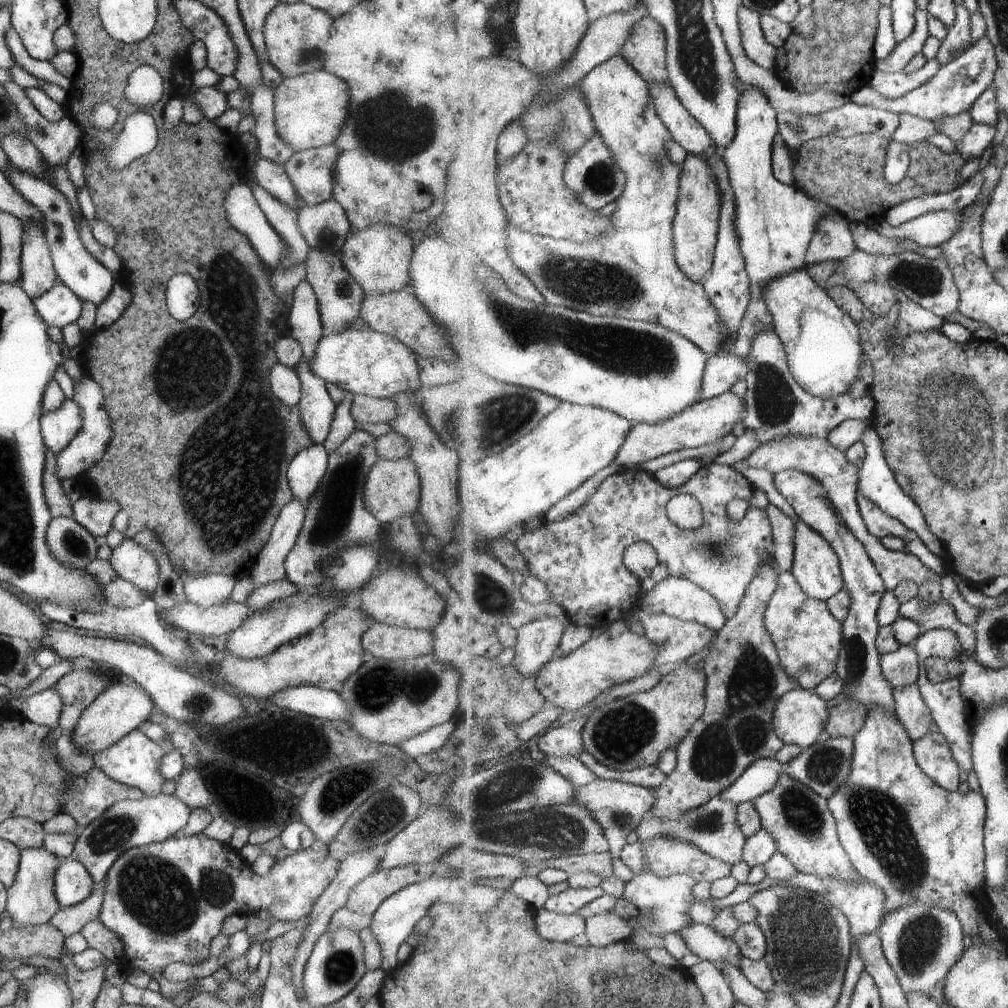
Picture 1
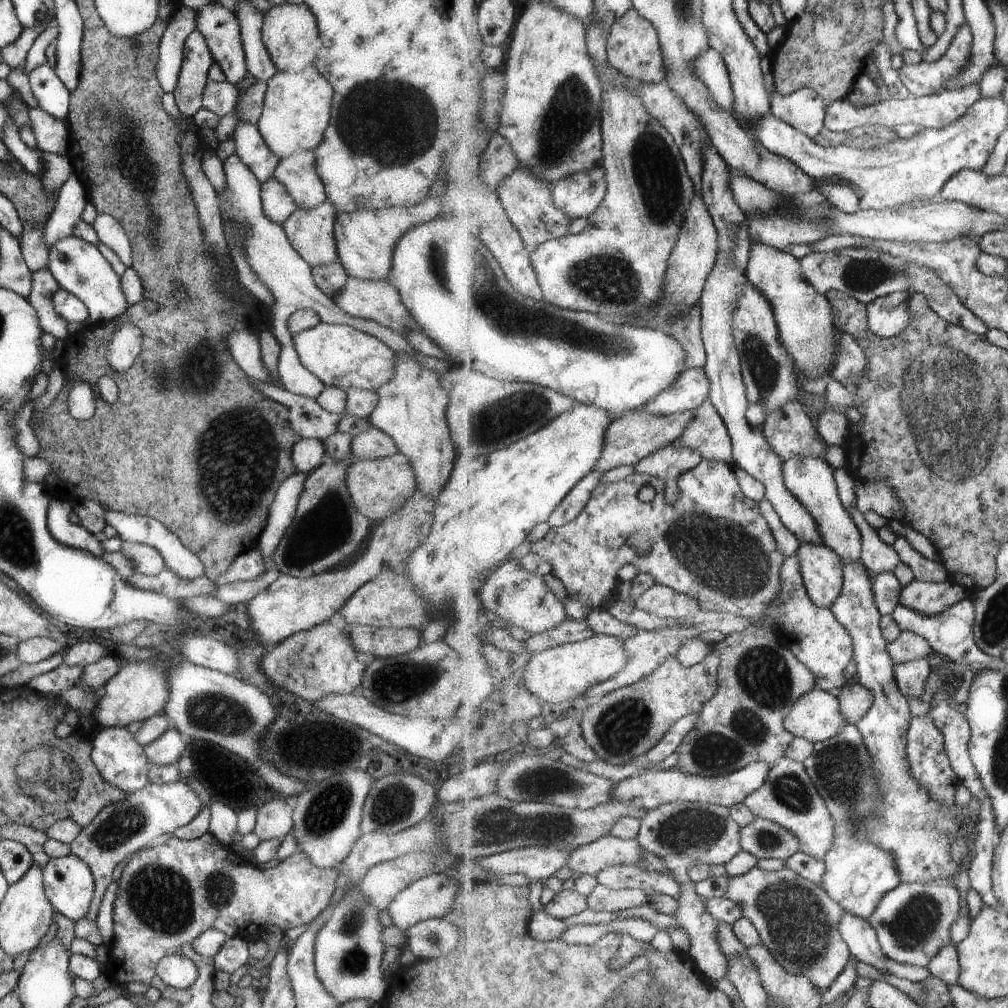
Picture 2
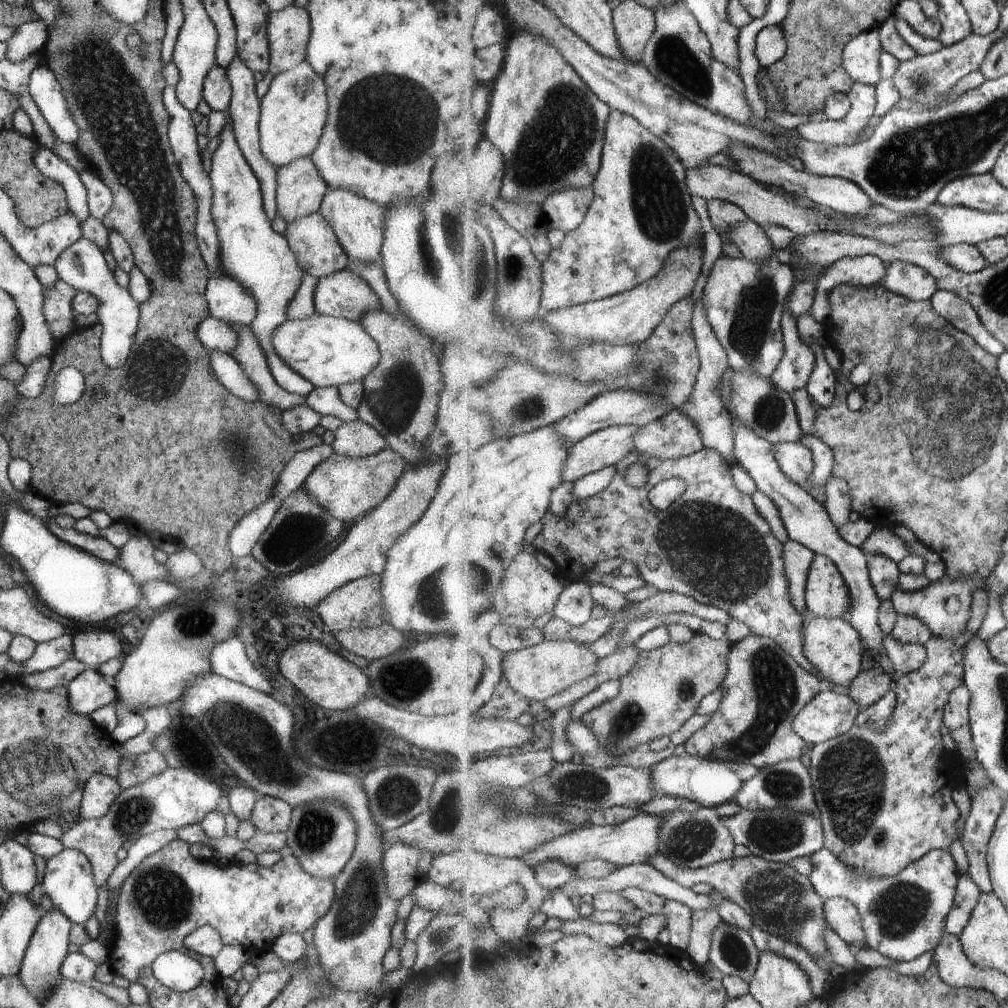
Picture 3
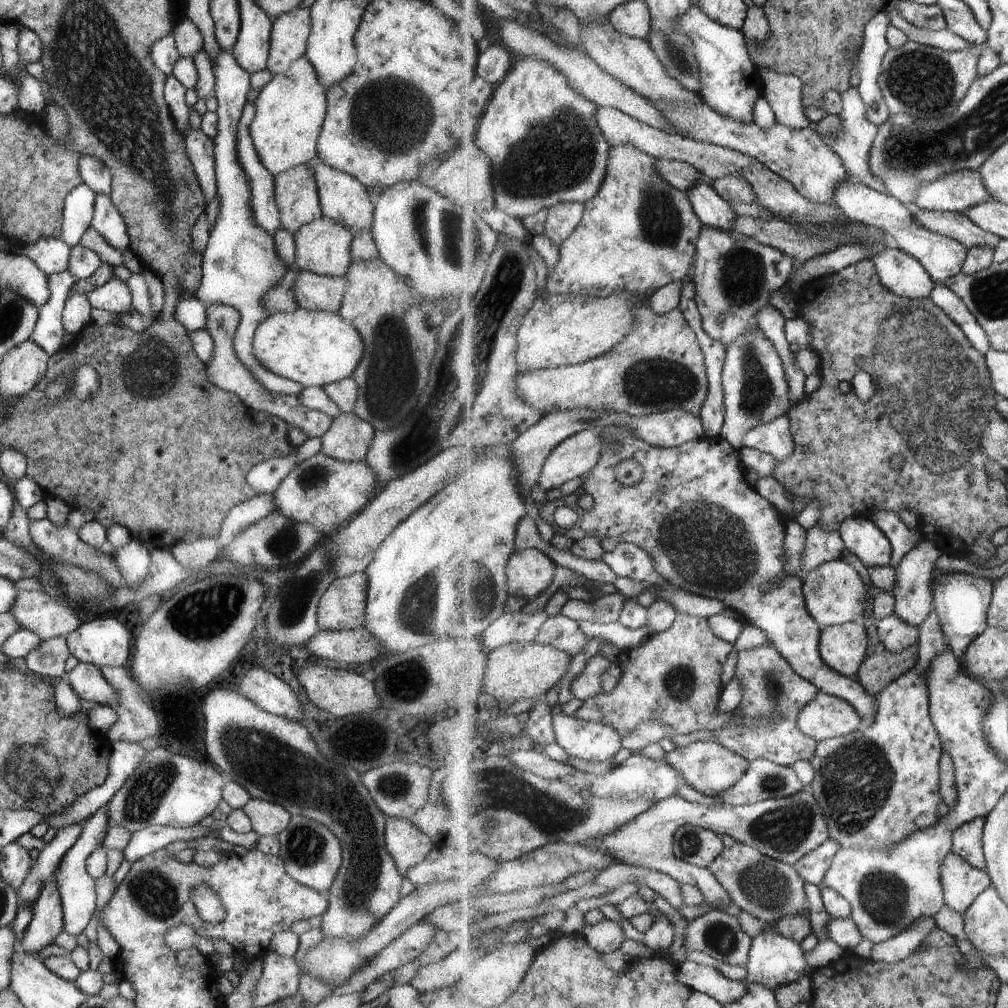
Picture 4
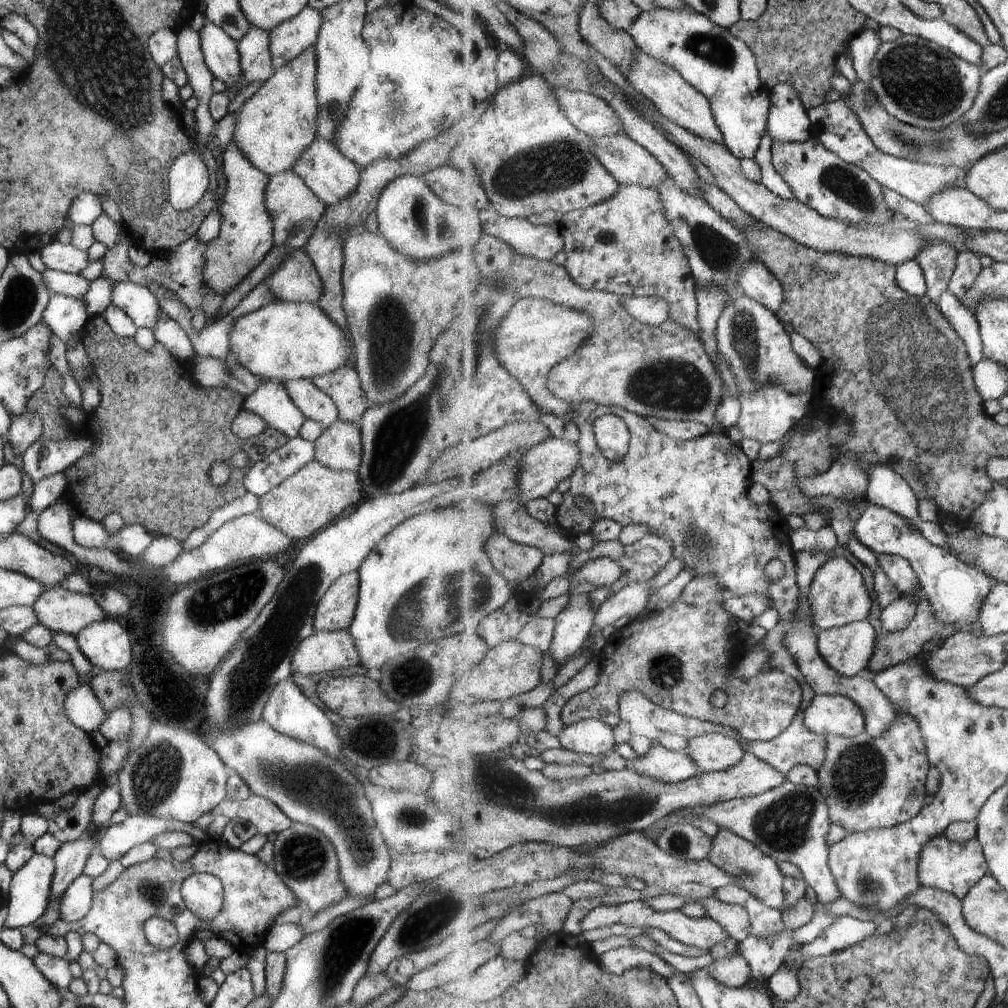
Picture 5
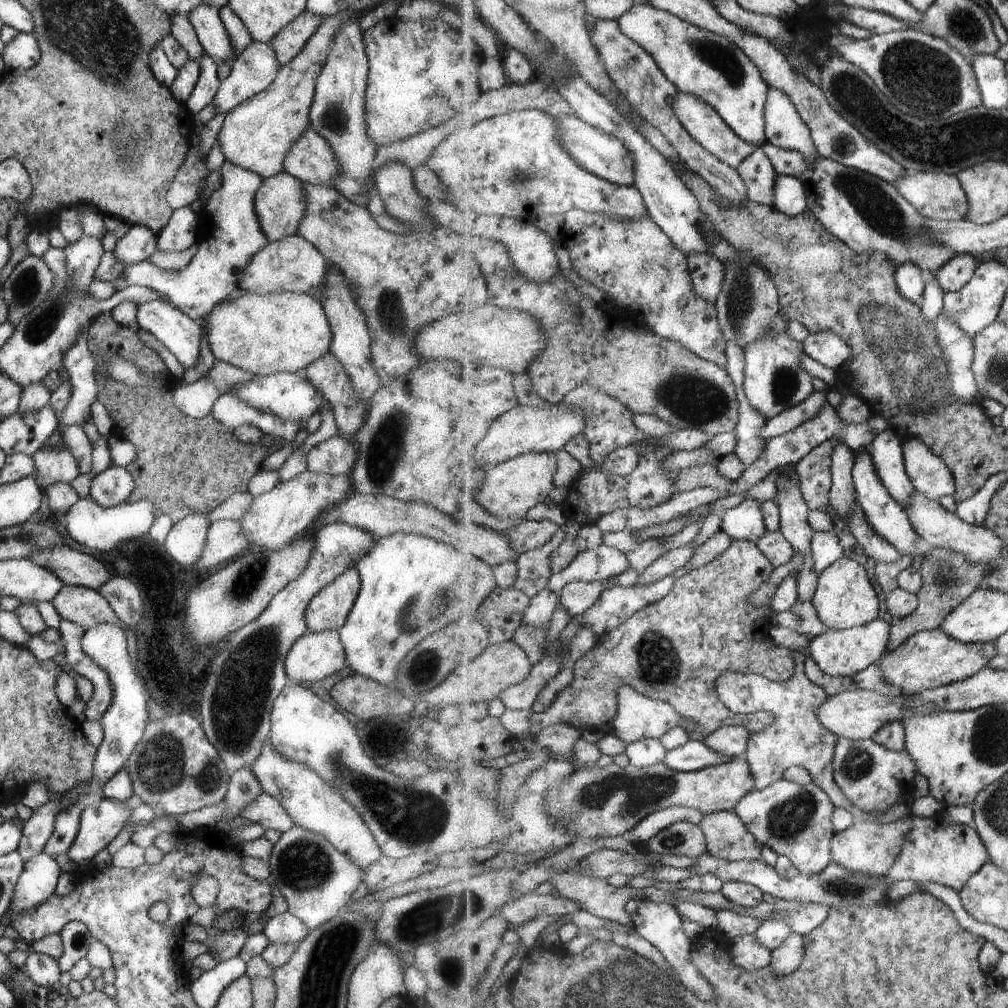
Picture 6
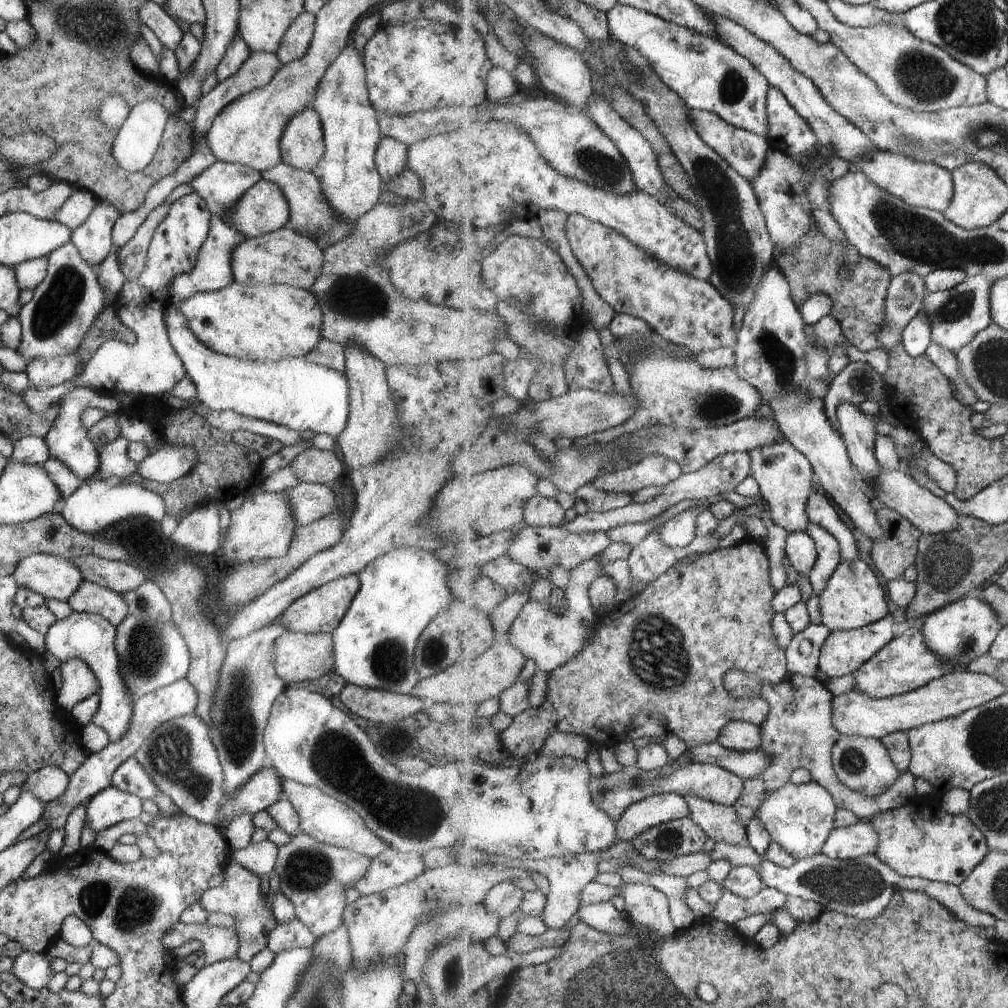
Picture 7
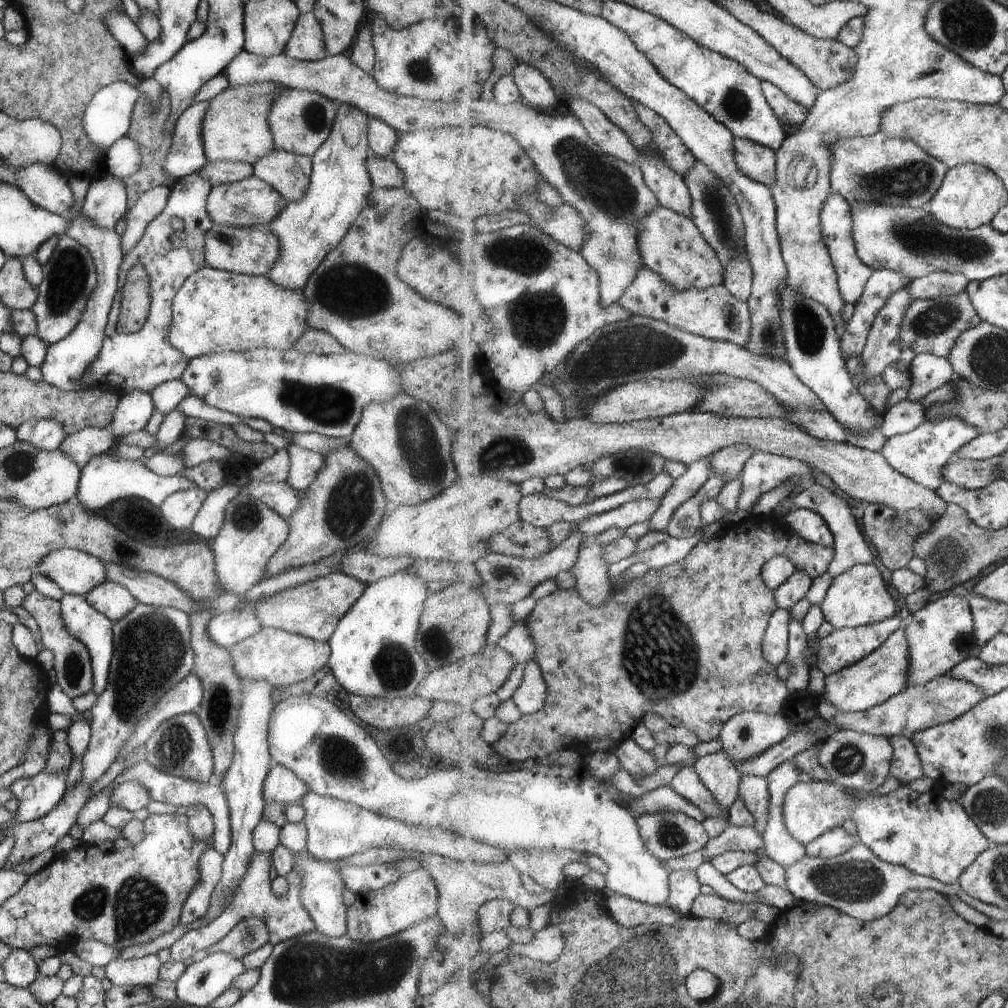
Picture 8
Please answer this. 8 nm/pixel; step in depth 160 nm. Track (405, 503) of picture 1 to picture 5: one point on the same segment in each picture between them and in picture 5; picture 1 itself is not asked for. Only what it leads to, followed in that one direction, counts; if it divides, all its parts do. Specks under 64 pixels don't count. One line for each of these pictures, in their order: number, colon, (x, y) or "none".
2: (376, 487)
3: (347, 488)
4: (323, 492)
5: (307, 501)

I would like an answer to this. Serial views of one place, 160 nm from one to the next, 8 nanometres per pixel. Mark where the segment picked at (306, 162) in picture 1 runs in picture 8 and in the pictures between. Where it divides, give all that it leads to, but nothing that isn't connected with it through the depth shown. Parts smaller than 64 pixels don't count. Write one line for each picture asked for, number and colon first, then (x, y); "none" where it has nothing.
2: (296, 173)
3: (300, 190)
4: (295, 194)
5: (293, 209)
6: (279, 203)
7: (262, 208)
8: (250, 201)

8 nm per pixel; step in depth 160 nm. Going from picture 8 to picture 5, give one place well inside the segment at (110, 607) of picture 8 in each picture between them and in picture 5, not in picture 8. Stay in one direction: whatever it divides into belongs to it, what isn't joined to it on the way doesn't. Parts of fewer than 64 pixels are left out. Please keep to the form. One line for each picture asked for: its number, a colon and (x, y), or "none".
5: (61, 611)
6: (85, 607)
7: (88, 597)

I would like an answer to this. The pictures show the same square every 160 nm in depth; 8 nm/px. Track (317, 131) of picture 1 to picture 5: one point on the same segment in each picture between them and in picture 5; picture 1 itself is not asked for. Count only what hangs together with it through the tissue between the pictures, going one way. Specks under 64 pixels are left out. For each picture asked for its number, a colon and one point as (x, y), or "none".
2: (295, 112)
3: (293, 111)
4: (289, 110)
5: (277, 122)

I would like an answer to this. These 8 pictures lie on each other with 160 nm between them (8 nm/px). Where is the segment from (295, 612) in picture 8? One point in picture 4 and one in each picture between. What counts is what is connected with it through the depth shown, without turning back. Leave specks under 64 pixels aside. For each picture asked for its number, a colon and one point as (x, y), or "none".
4: (341, 605)
5: (334, 611)
6: (327, 610)
7: (319, 611)

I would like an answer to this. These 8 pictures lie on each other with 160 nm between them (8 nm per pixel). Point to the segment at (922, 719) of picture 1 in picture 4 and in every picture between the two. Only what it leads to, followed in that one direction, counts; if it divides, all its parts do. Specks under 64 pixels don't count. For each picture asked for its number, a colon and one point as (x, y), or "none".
2: (911, 676)
3: (906, 658)
4: (897, 637)

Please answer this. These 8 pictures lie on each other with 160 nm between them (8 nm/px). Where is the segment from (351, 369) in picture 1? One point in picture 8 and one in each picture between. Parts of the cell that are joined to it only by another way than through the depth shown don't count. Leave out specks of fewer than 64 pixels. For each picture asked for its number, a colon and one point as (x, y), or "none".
2: (338, 356)
3: (326, 351)
4: (314, 348)
5: (281, 341)
6: (263, 334)
7: (271, 322)
8: (213, 310)

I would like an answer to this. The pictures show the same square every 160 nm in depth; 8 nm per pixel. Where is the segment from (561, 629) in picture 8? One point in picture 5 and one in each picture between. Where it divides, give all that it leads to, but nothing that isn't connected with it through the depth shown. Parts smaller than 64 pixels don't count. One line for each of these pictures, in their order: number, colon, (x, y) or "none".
5: (678, 658)
6: (674, 650)
7: (698, 621)

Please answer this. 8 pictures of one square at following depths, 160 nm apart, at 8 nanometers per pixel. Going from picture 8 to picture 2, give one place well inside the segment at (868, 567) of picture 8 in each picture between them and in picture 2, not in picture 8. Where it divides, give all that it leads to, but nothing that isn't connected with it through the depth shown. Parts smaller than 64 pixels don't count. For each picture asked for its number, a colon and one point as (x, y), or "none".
2: (823, 570)
3: (827, 595)
4: (835, 594)
5: (838, 597)
6: (844, 598)
7: (853, 598)

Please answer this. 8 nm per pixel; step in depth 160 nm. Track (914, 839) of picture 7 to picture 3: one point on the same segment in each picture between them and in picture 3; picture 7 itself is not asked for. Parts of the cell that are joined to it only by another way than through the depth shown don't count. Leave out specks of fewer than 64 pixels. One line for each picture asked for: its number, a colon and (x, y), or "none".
3: (968, 895)
4: (963, 883)
5: (952, 867)
6: (937, 851)

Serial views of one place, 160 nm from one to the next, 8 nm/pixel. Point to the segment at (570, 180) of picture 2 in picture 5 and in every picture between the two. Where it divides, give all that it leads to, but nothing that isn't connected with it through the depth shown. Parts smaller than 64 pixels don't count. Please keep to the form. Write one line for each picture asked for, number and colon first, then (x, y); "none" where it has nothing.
3: (566, 211)
4: (562, 220)
5: (544, 242)

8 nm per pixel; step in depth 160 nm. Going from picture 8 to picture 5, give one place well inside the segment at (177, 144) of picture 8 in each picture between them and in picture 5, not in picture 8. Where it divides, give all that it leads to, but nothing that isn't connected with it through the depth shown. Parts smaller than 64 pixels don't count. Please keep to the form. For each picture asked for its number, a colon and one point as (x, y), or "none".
5: (253, 47)
6: (253, 69)
7: (257, 69)

